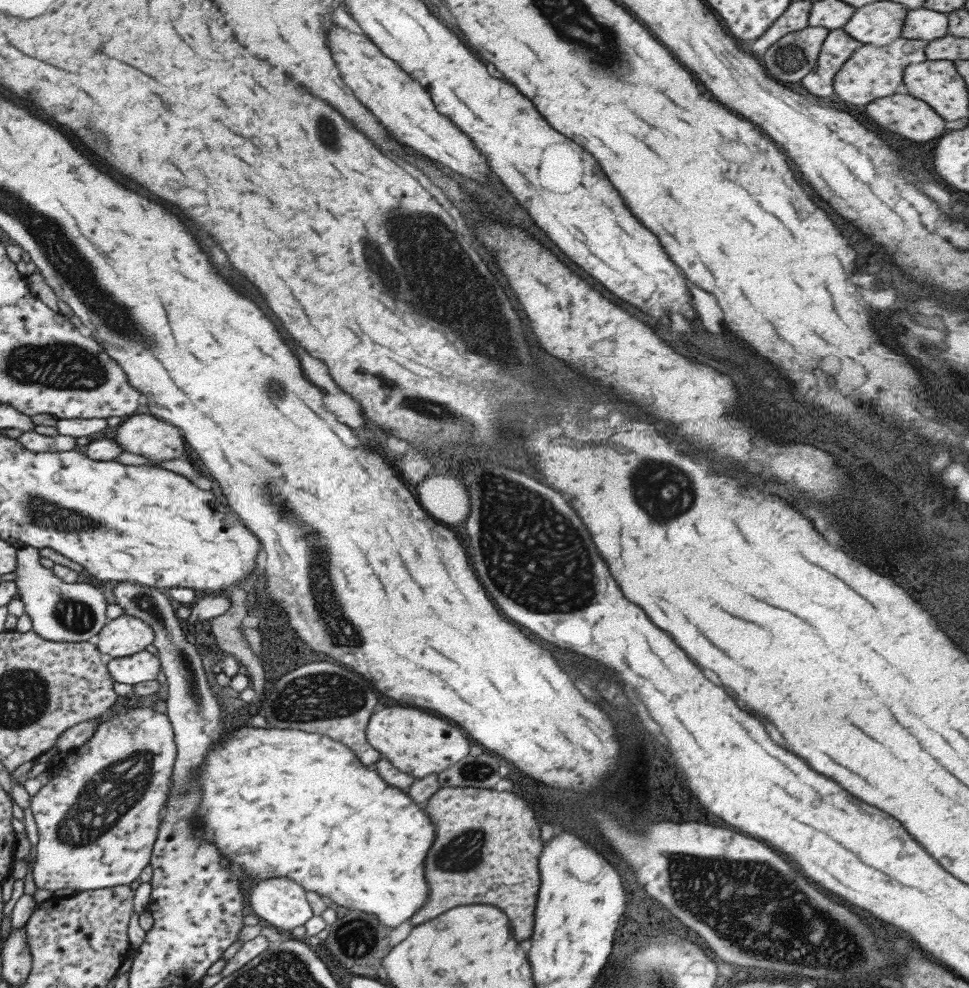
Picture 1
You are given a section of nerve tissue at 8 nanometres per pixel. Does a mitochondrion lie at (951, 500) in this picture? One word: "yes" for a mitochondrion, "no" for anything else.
no

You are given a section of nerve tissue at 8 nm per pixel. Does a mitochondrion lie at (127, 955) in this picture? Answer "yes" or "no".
no

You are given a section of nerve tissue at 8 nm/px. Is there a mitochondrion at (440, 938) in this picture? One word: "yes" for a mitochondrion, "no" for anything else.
no

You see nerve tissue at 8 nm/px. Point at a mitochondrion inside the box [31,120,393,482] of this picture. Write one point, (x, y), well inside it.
(110, 155)

